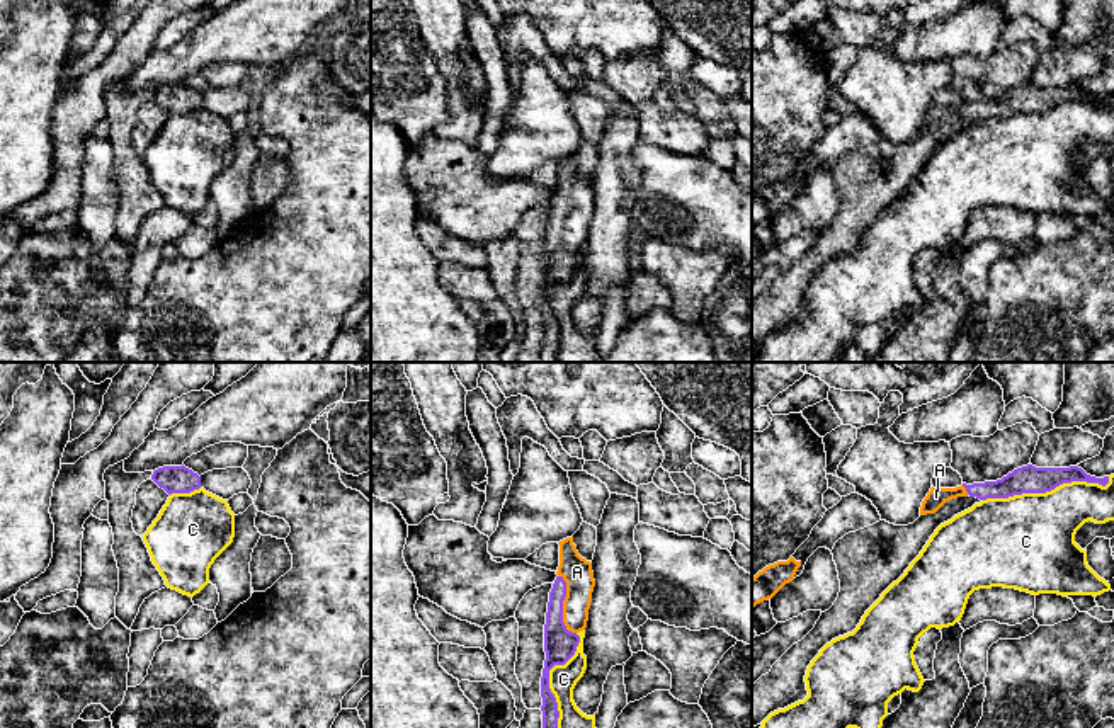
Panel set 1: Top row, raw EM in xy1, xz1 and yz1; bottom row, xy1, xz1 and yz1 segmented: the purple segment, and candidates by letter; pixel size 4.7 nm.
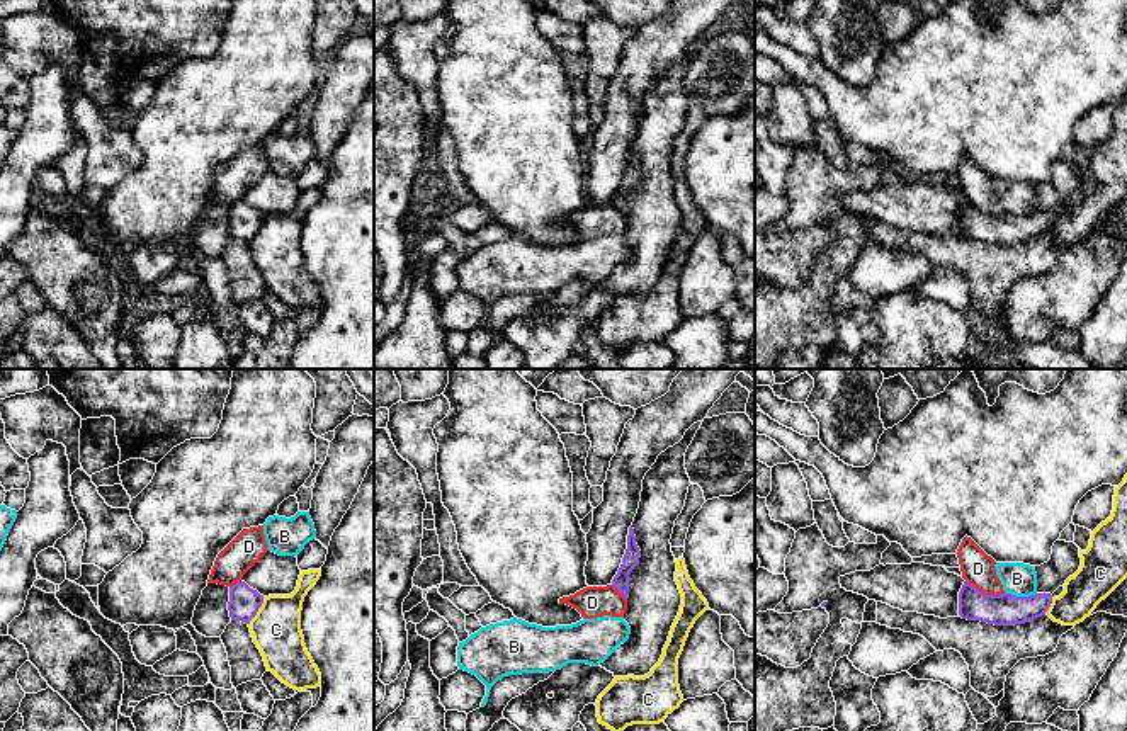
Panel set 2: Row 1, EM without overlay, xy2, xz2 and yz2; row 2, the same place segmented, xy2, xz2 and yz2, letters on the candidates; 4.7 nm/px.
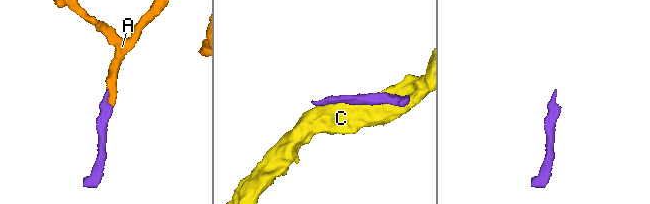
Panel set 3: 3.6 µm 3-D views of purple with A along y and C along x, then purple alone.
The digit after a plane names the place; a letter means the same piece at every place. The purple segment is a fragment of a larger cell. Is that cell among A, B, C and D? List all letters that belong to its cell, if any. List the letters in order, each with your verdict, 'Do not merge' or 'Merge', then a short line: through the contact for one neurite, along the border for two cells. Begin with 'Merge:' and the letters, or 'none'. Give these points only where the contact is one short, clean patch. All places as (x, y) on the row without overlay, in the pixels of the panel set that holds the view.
Merge: A
A: Merge. Line: xz1 (560, 264), (562, 225), (572, 213), (577, 191)
B: Do not merge. Line: yz2 (1005, 209), (1015, 215), (1036, 213)
C: Do not merge
D: Do not merge. Line: yz2 (966, 199), (986, 213), (1003, 211)

